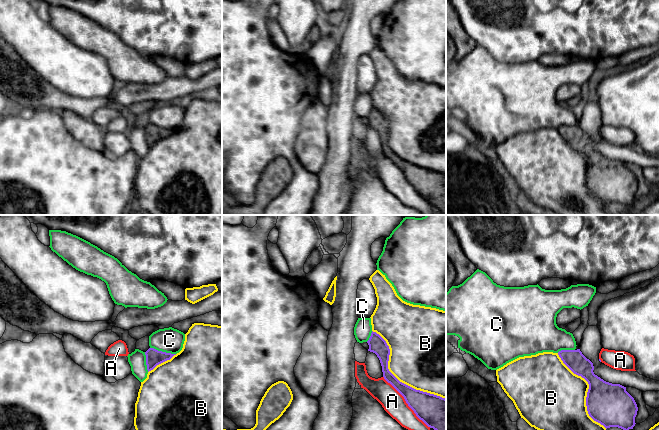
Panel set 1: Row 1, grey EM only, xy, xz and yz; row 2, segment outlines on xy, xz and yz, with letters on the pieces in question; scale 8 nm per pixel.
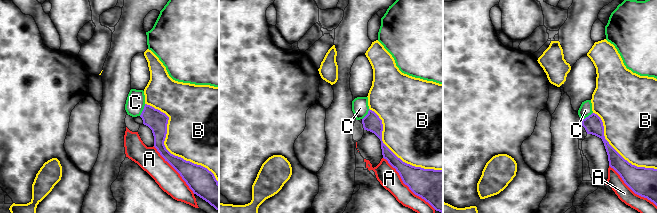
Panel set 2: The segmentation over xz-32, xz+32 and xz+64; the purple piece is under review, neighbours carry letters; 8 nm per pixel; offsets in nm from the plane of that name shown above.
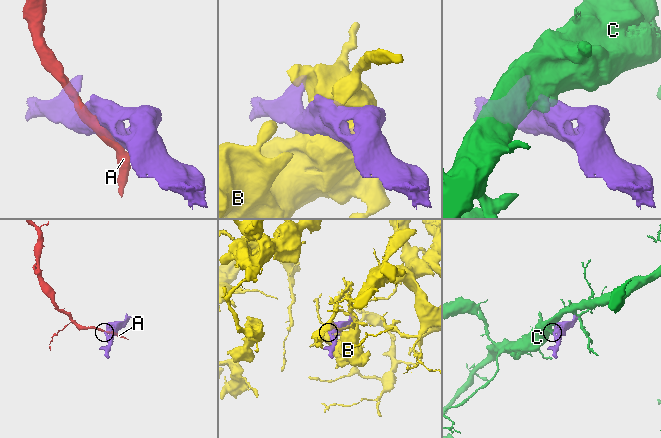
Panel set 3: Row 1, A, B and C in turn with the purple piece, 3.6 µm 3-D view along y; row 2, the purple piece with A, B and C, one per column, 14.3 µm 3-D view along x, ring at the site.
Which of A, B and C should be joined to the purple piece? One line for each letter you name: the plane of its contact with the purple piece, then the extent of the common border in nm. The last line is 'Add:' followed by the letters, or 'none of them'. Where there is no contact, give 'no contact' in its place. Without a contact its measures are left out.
Add: none of them

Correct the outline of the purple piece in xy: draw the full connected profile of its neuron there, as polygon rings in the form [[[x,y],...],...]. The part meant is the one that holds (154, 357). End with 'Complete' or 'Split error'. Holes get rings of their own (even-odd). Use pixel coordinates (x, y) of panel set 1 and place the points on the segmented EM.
[[[149,348],[146,352],[146,365],[148,372],[153,370],[157,365],[170,360],[174,355],[171,353],[166,353],[162,351],[158,351],[154,348]]]. Complete

